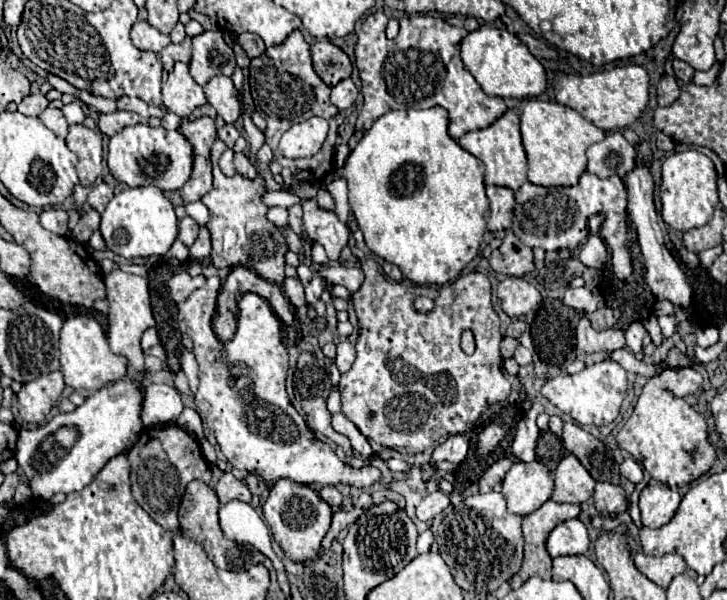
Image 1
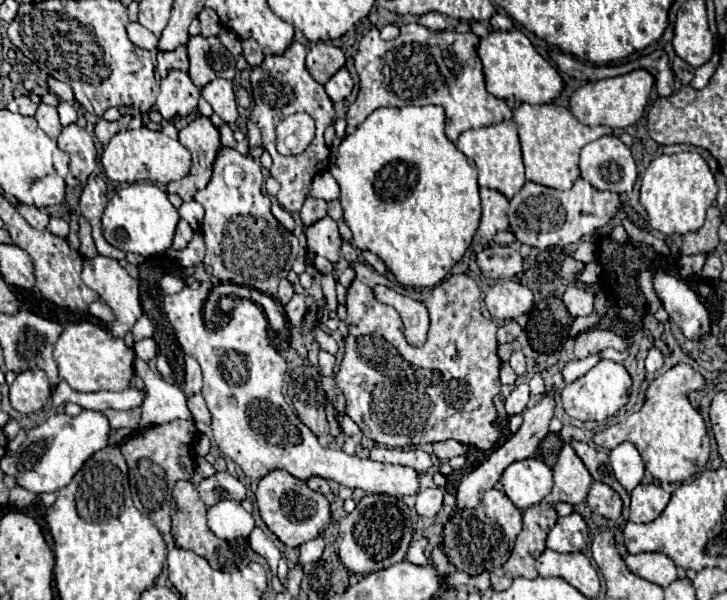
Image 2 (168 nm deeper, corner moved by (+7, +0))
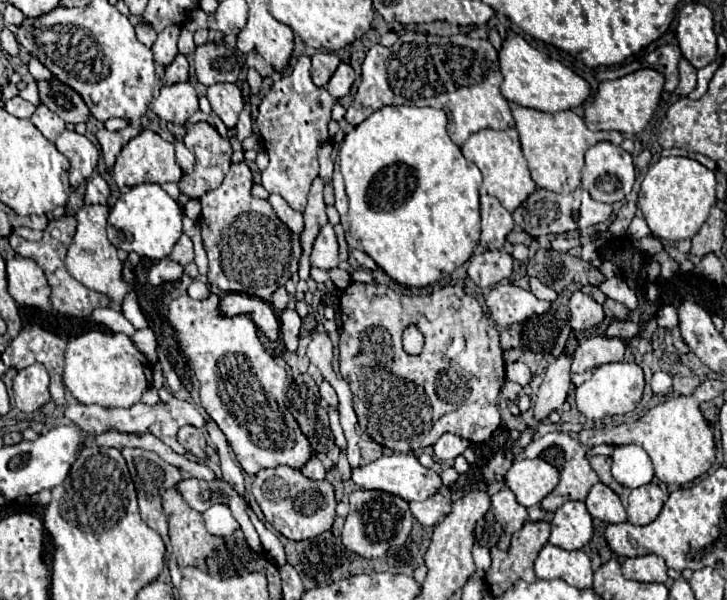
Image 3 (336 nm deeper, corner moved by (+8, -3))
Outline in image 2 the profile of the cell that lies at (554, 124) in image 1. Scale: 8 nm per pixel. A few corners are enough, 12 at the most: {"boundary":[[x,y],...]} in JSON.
{"boundary":[[520,104],[526,180],[570,190],[580,150],[614,132],[568,108]]}

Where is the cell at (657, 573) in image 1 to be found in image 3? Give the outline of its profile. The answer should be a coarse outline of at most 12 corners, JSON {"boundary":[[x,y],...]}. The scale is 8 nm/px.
{"boundary":[[659,555],[625,559],[623,577],[665,583],[667,565]]}

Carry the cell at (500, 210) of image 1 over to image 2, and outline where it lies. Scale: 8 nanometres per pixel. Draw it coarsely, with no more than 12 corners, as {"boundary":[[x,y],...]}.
{"boundary":[[480,188],[482,220],[478,236],[492,240],[508,230],[508,198]]}

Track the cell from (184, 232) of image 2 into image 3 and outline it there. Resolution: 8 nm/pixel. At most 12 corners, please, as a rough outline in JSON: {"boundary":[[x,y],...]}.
{"boundary":[[183,235],[173,253],[175,263],[187,265],[193,261],[193,243]]}

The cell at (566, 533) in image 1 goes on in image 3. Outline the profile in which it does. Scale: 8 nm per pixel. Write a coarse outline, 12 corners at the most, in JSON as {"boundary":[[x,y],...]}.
{"boundary":[[567,501],[551,519],[549,543],[581,549],[593,535],[583,501]]}

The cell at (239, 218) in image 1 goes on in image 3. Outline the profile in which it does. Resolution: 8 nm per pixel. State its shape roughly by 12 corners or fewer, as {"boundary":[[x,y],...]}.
{"boundary":[[253,175],[199,199],[209,283],[269,301],[301,249]]}

